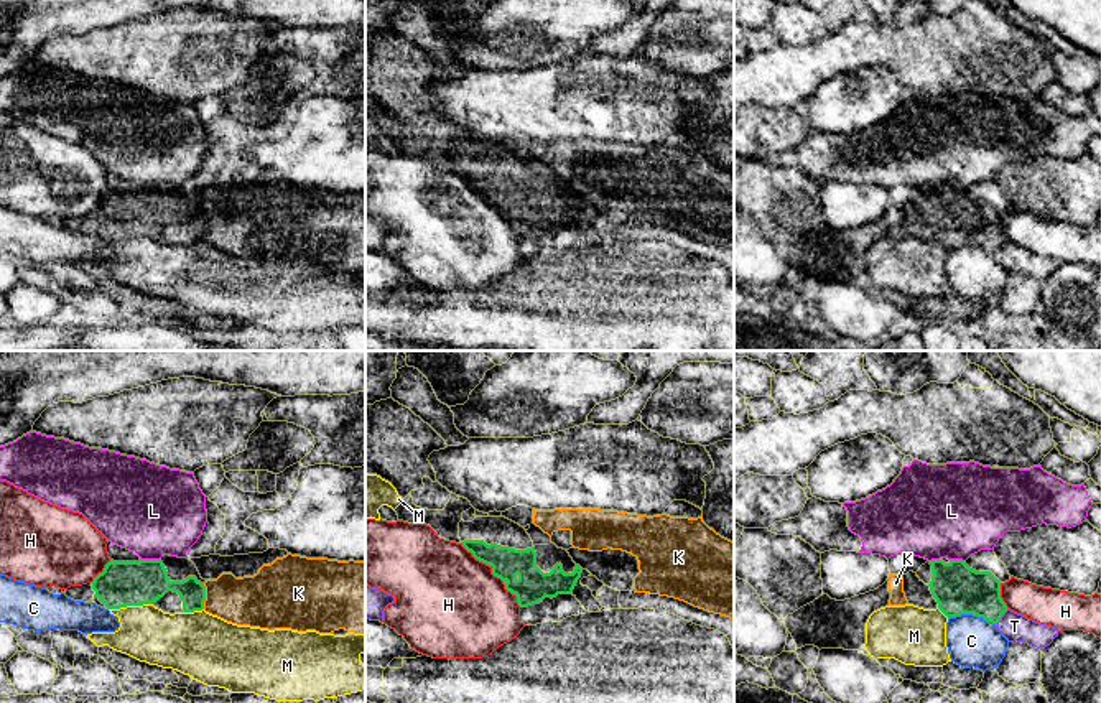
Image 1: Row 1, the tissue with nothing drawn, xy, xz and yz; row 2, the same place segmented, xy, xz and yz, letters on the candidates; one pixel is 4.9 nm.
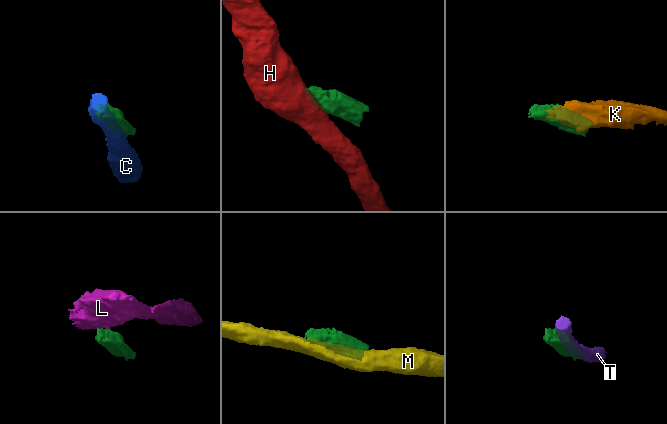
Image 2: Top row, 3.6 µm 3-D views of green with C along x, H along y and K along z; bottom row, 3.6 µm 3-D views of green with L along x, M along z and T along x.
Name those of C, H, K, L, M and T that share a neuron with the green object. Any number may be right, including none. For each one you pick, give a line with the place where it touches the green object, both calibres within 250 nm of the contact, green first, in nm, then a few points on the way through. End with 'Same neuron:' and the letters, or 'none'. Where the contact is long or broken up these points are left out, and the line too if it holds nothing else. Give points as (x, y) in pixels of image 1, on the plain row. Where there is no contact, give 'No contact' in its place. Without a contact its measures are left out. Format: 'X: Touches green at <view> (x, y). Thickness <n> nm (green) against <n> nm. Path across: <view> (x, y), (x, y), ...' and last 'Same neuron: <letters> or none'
Same neuron: none

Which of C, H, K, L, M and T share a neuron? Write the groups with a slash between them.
C / H / K / L / M / T

